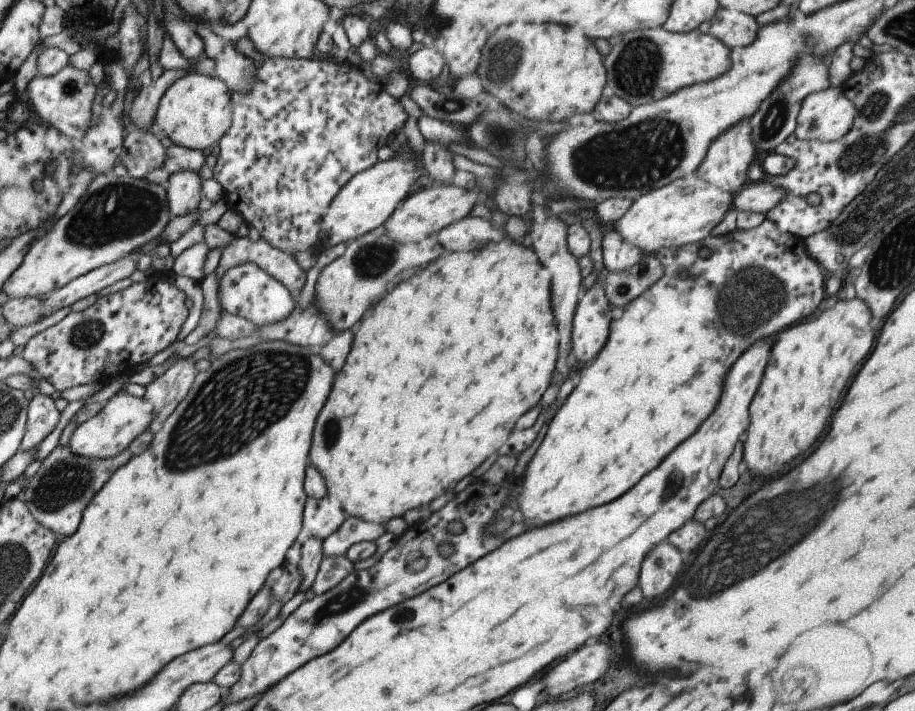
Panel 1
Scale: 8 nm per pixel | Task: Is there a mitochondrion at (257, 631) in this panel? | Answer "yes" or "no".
no

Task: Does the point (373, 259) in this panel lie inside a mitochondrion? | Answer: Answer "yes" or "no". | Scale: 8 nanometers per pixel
yes

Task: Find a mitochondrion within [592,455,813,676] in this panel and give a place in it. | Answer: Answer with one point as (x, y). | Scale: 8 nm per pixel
(675, 482)

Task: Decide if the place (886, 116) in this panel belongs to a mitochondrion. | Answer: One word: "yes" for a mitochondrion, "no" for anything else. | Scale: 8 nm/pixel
yes

